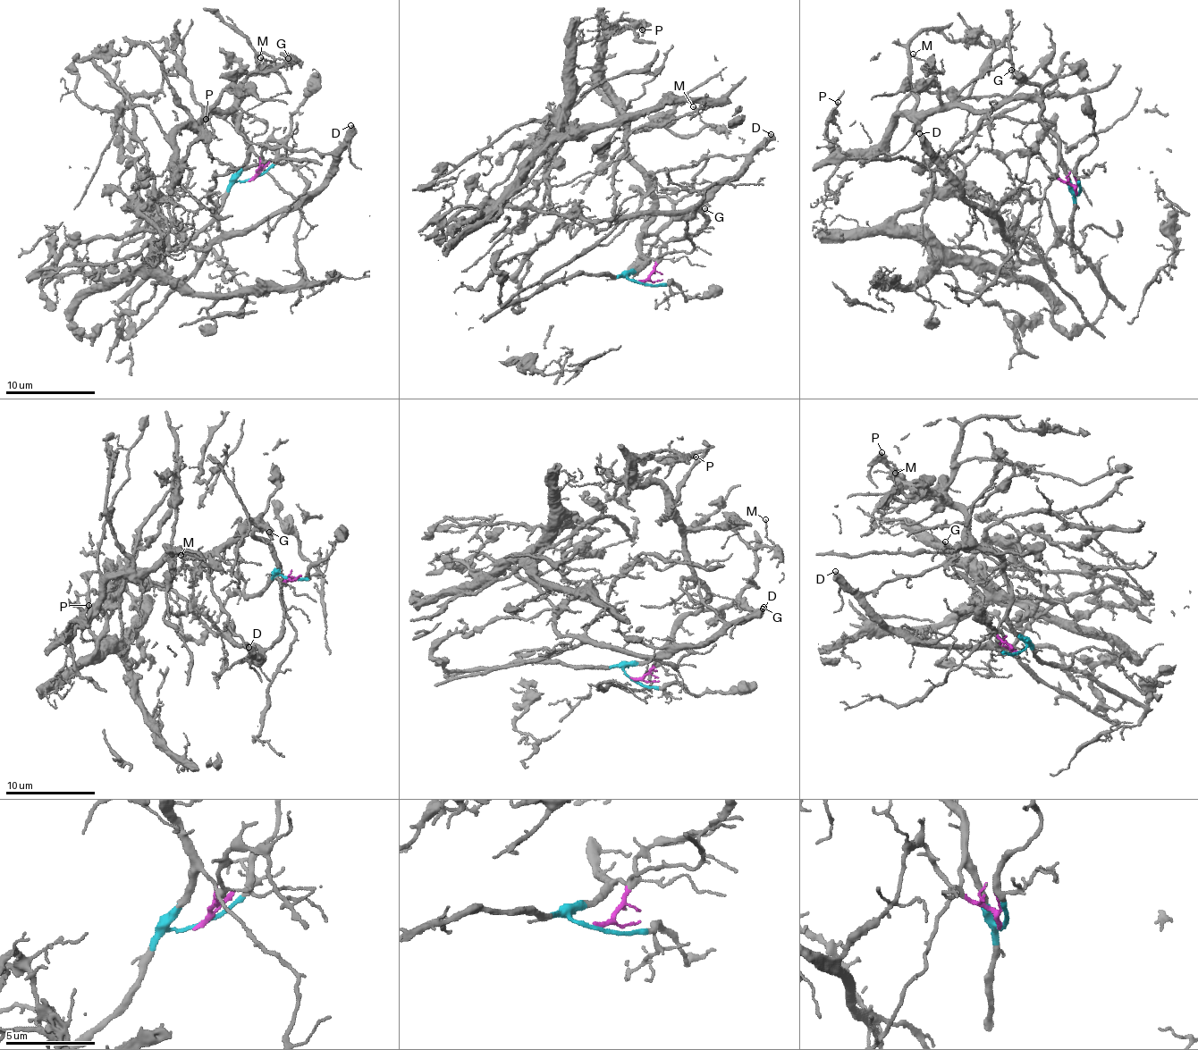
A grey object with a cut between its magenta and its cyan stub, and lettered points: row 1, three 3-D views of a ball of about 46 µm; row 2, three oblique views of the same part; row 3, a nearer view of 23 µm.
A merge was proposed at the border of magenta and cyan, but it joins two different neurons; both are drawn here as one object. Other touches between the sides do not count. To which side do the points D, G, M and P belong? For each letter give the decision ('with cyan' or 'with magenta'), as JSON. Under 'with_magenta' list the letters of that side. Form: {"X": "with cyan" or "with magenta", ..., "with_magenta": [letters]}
{"D": "with magenta", "G": "with cyan", "M": "with cyan", "P": "with cyan", "with_magenta": ["D"]}

